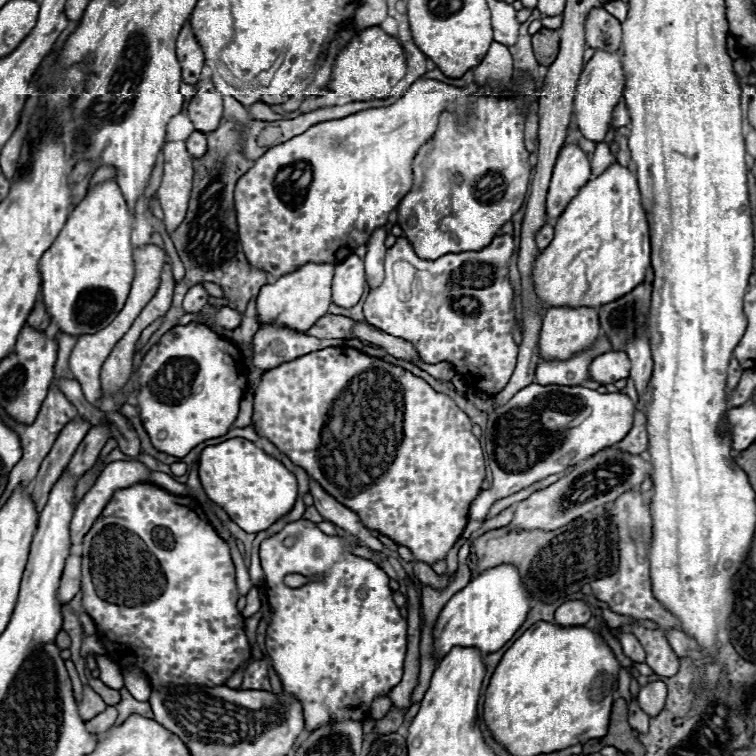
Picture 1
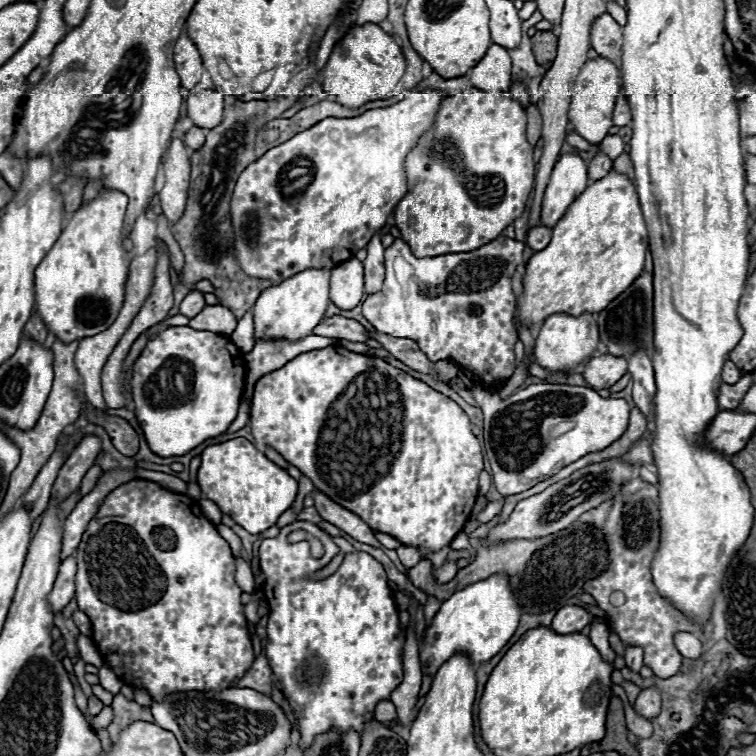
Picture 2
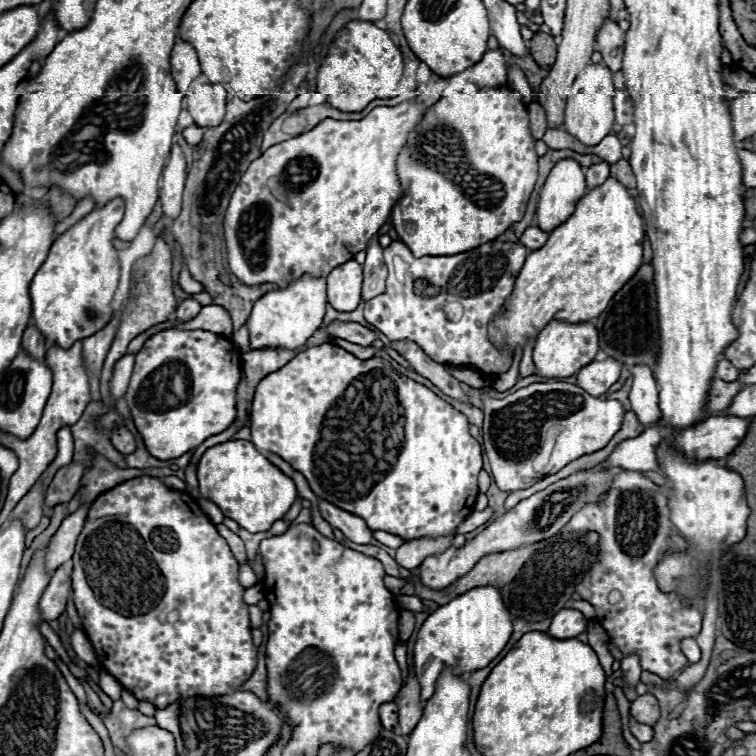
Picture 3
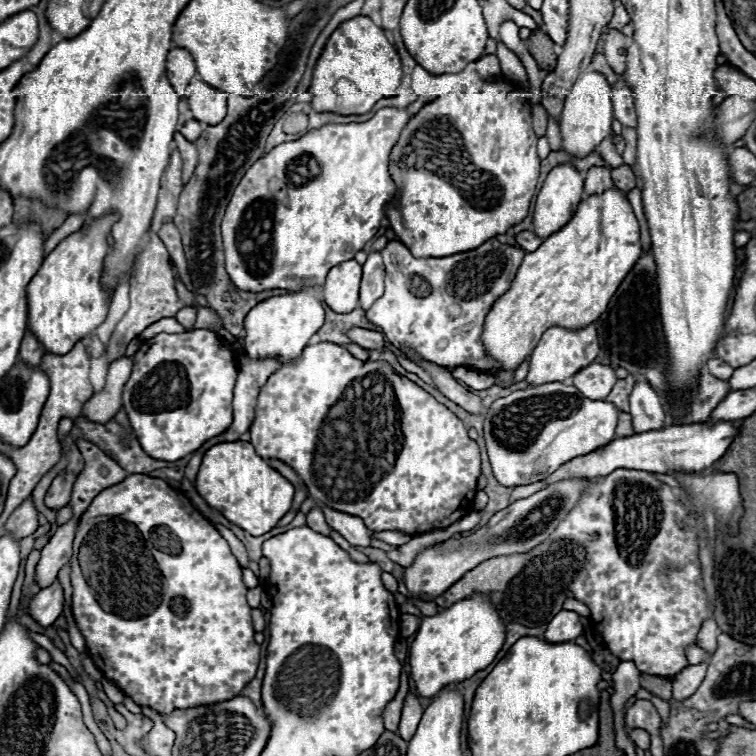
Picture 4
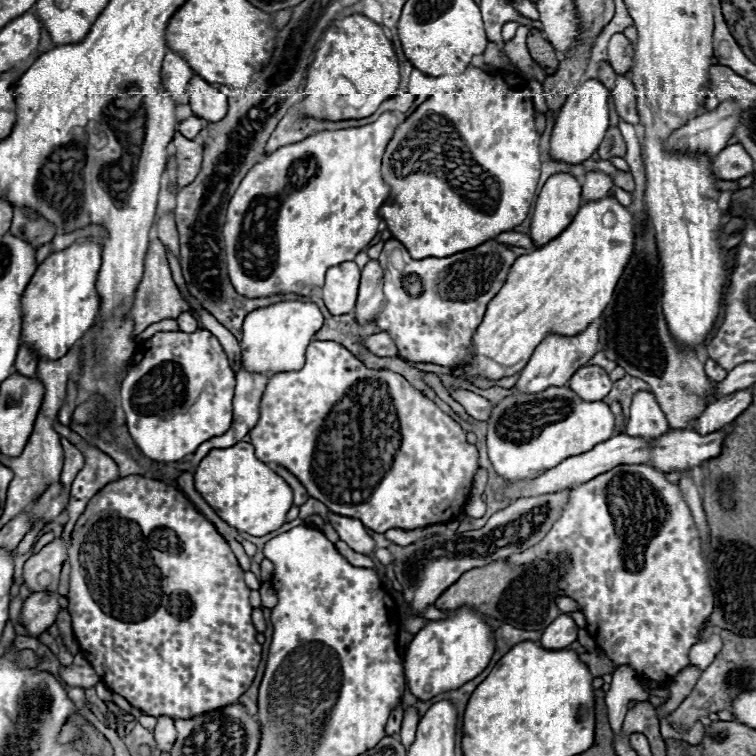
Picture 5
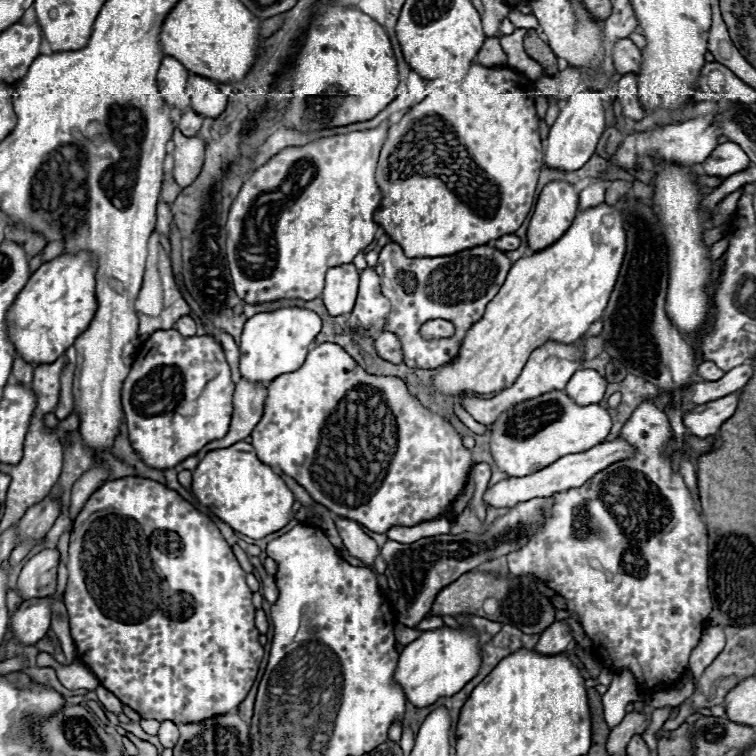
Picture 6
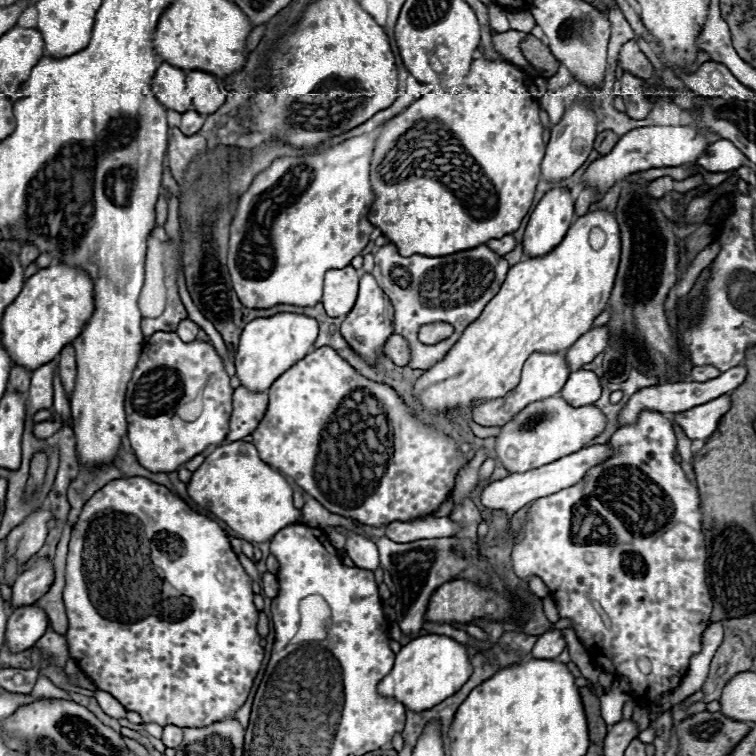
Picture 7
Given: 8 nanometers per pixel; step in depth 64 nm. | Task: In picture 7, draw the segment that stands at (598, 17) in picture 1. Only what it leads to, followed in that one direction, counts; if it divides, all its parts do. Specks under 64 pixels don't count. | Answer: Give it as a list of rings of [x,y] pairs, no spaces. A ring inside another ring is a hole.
[[[628,40],[626,44],[622,44],[618,60],[620,60],[620,66],[624,68],[624,72],[630,72],[642,80],[652,76],[650,60],[640,52],[640,48],[636,46],[634,40]]]

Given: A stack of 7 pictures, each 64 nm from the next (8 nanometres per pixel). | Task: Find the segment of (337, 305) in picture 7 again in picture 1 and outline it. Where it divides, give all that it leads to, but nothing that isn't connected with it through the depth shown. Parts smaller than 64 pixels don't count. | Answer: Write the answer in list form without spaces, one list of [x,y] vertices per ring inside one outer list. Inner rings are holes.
[[[352,254],[336,266],[332,282],[332,302],[342,308],[352,308],[362,298],[364,286],[366,286],[364,260]]]

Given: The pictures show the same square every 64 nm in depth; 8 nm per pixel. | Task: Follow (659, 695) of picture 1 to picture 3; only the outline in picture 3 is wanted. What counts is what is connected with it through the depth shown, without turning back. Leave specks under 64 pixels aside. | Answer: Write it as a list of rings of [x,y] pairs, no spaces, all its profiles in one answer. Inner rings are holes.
[[[642,694],[638,696],[632,706],[630,706],[630,714],[638,720],[638,722],[644,722],[644,724],[656,724],[656,720],[660,718],[660,706],[658,706],[658,700],[654,698],[654,694]]]

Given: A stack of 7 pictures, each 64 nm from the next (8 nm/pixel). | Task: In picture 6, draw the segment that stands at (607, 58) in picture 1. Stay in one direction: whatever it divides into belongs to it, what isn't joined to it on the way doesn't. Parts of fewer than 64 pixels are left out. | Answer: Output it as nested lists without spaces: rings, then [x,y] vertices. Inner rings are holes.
[[[598,90],[572,92],[564,108],[560,110],[554,126],[550,128],[544,164],[550,168],[562,168],[562,170],[582,168],[596,152],[596,144],[604,130],[606,130],[606,120],[604,120],[604,106],[602,106],[602,92]]]

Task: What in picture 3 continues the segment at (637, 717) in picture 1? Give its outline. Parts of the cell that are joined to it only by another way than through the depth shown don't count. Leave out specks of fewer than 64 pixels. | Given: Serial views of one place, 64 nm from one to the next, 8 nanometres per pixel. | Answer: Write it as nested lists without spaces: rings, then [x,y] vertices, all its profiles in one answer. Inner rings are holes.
[[[630,720],[628,726],[630,726],[630,732],[632,732],[640,742],[650,742],[650,740],[652,740],[654,730],[652,730],[648,724],[640,724],[640,722],[636,722],[636,720]]]

